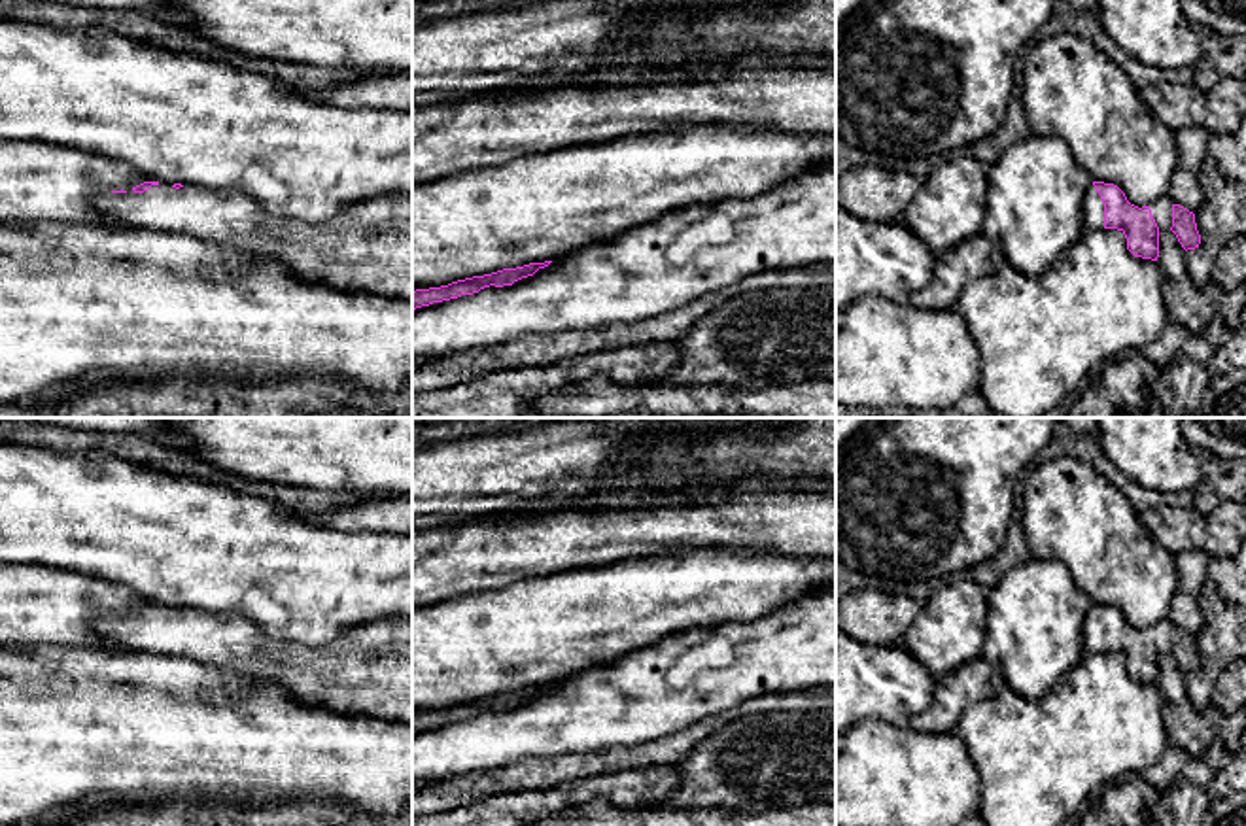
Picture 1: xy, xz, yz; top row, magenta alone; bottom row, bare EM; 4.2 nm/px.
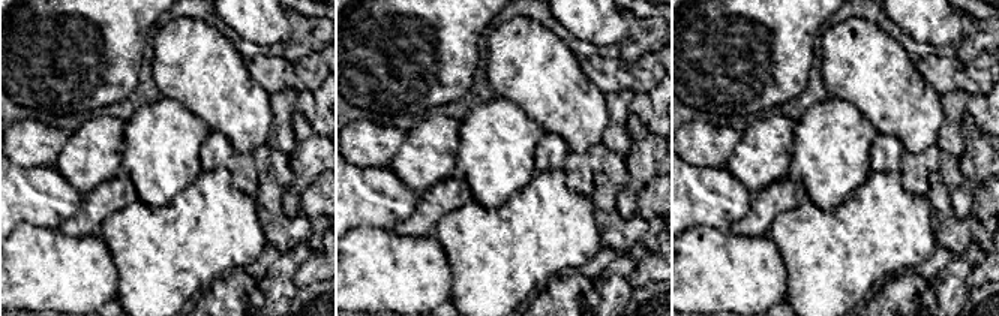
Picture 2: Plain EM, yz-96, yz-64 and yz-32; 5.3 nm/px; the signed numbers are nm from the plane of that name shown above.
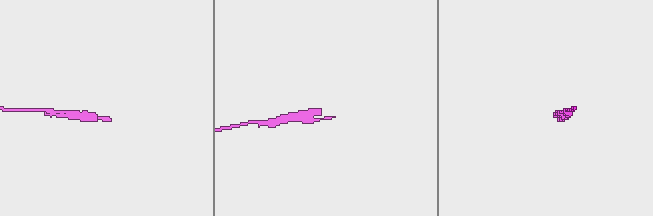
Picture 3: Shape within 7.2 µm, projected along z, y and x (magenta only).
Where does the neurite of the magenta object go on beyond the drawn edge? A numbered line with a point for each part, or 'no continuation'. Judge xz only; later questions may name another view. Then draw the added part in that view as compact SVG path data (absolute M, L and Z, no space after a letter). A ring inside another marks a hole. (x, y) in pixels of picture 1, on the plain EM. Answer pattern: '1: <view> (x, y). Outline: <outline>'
no continuation

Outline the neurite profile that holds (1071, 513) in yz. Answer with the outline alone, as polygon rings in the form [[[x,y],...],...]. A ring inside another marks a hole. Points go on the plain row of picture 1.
[[[1059,456],[1023,474],[1023,533],[1034,559],[1061,561],[1093,601],[1117,609],[1138,631],[1168,618],[1176,558],[1142,524],[1127,495],[1089,463]]]

